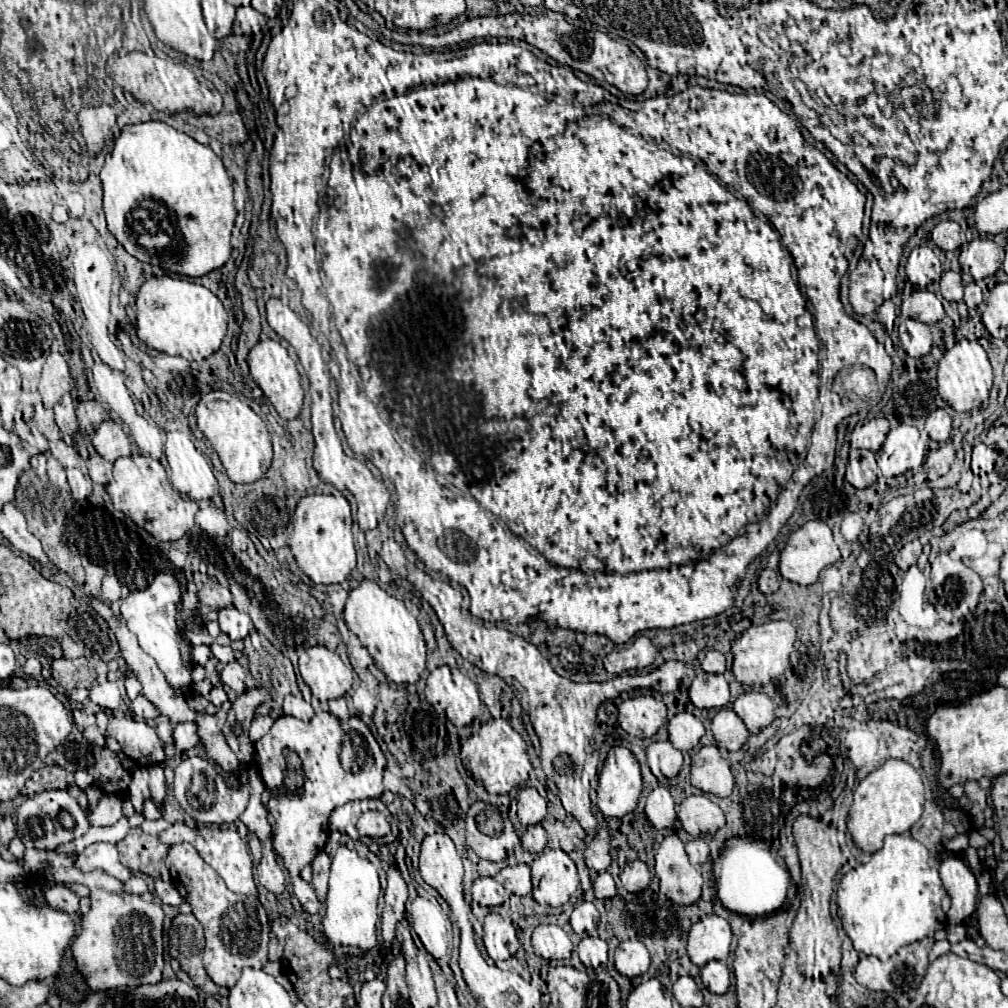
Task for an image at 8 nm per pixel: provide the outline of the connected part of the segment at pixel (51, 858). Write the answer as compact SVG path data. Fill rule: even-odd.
M26 850L24 854L24 870L26 872L42 872L51 883L78 883L86 884L90 888L90 900L92 900L92 908L88 914L82 916L82 924L80 924L80 934L76 936L76 940L72 942L72 952L74 952L74 960L76 966L80 970L80 974L84 976L86 984L90 990L110 990L110 988L122 988L122 986L140 986L140 984L156 984L162 980L162 906L154 900L144 900L142 896L134 896L134 894L126 894L122 890L122 882L118 882L116 878L104 874L102 870L94 870L94 872L80 872L74 868L74 860L76 856L64 856L64 854L56 854L54 850L44 852L44 850Z

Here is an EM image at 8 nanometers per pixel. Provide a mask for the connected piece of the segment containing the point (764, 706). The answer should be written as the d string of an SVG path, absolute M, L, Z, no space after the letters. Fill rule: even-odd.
M744 692L742 696L736 698L732 704L732 710L740 716L740 720L746 724L746 728L756 734L762 728L770 726L774 720L774 700L768 698L762 692Z

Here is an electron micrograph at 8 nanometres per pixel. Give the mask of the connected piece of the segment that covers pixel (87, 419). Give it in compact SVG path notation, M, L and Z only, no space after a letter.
M86 400L80 402L76 408L76 416L80 422L80 430L86 434L94 434L96 428L108 420L108 410L98 400Z

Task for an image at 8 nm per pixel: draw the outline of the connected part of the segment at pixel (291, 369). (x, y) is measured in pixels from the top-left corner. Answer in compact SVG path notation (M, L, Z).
M260 340L258 346L254 346L248 354L248 366L250 366L250 376L254 378L254 382L262 388L264 396L272 402L272 406L276 408L276 412L286 418L292 420L300 414L302 408L302 398L304 398L304 390L300 386L300 374L296 370L294 360L288 356L286 348L276 342L276 340Z

